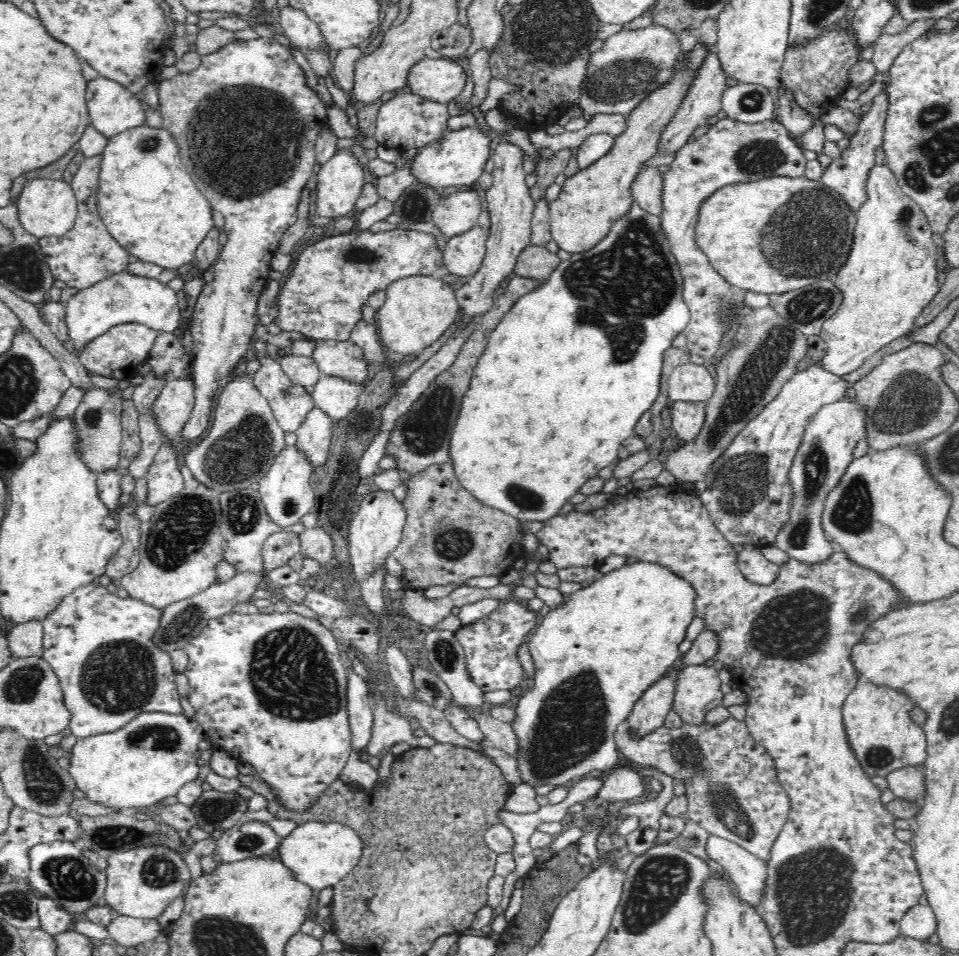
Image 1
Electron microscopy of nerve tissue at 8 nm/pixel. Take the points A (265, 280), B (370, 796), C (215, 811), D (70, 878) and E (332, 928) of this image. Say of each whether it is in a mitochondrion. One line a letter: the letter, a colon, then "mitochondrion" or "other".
A: other
B: other
C: mitochondrion
D: mitochondrion
E: other

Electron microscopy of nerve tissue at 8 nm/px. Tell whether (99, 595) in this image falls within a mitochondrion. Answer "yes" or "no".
no

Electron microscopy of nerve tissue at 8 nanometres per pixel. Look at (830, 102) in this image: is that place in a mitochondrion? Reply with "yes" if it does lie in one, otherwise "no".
no

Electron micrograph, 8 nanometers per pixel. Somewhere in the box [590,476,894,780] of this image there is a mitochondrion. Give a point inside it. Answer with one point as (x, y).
(794, 629)

